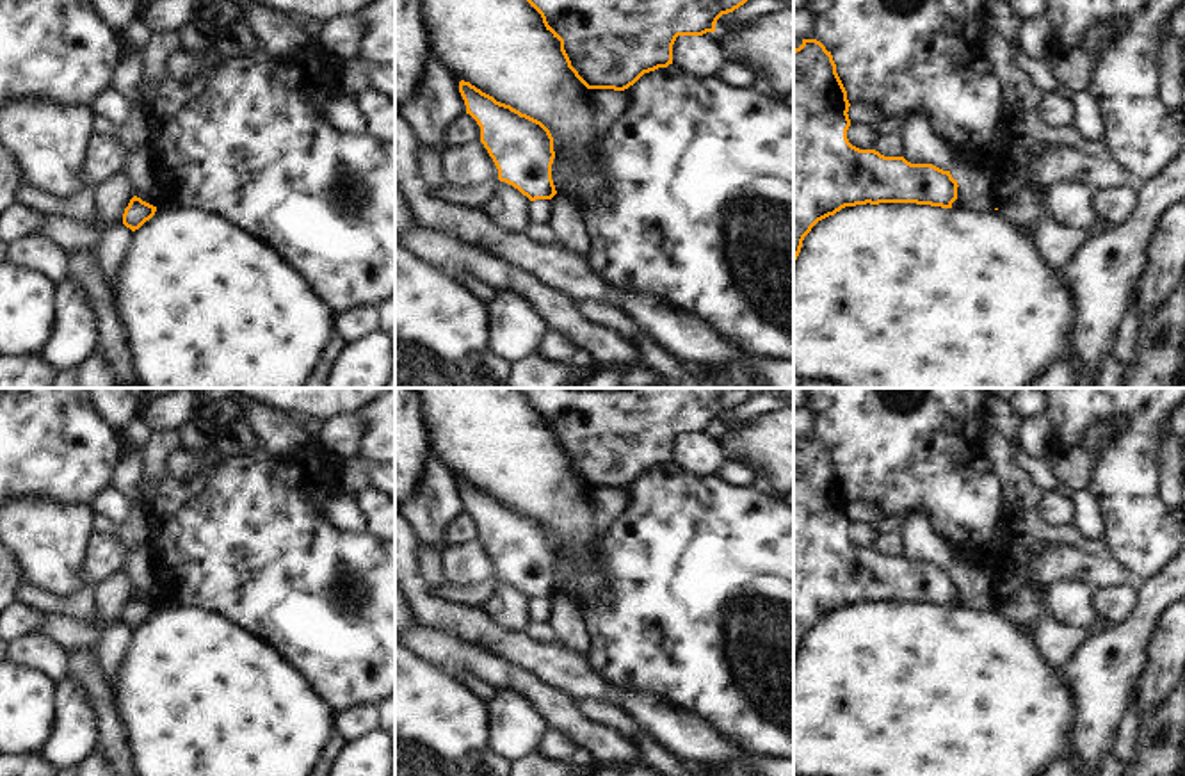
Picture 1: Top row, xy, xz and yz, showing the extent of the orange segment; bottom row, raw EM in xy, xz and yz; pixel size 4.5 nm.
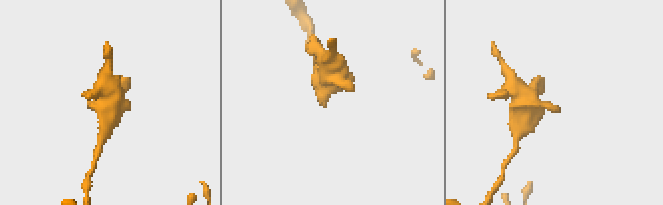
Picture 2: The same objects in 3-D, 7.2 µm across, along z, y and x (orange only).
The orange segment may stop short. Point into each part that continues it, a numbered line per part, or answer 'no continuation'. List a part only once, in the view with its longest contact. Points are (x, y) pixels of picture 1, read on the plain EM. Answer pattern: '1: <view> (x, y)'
no continuation

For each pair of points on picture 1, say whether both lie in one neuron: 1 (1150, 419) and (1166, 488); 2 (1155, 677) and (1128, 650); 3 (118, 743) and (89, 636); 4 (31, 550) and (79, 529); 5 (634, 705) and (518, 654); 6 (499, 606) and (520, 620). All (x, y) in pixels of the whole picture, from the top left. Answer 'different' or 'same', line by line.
1: different
2: different
3: different
4: same
5: same
6: same

